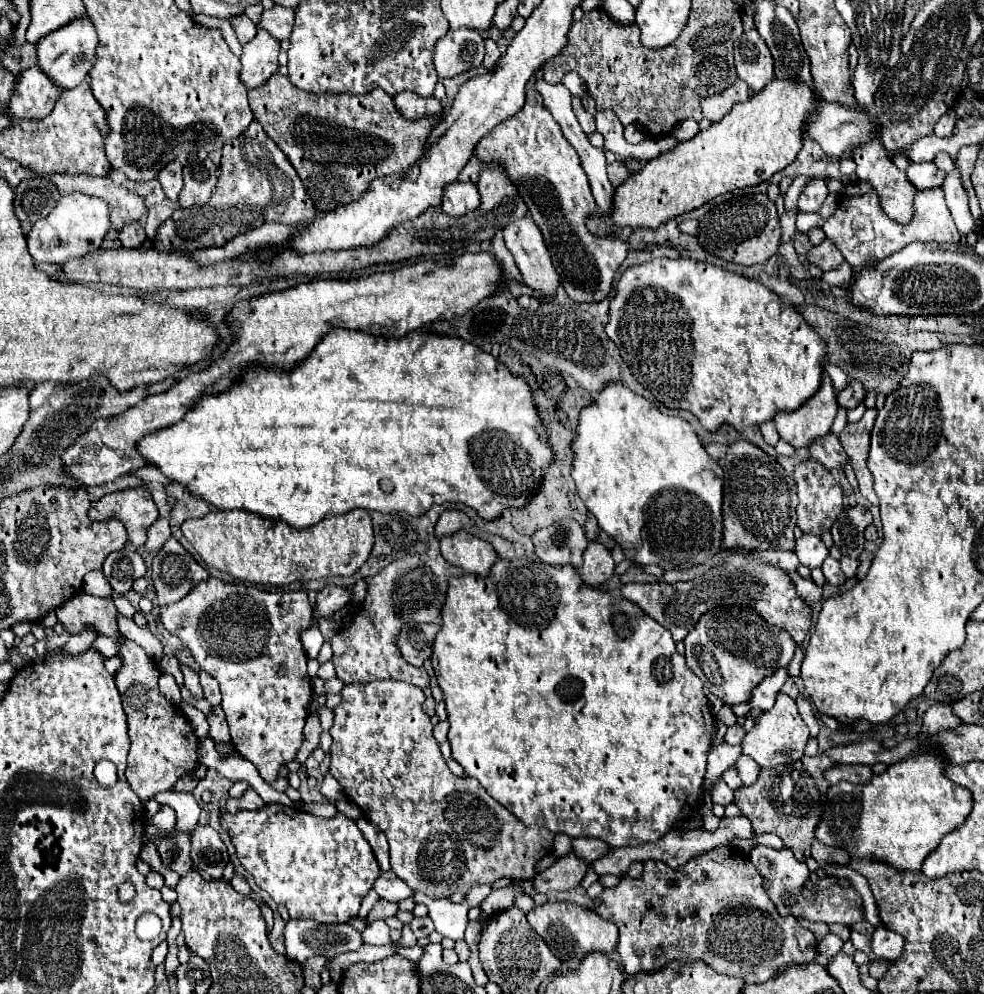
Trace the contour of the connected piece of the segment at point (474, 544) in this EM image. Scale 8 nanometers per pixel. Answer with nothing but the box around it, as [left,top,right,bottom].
[441,531,497,575]

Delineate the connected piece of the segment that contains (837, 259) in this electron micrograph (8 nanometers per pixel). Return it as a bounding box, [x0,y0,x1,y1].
[807,239,843,271]

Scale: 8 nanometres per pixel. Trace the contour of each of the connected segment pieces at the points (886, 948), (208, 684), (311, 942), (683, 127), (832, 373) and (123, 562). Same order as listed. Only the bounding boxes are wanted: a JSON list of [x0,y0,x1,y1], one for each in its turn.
[[873,927,905,961],[199,671,221,705],[285,921,363,963],[671,119,699,143],[825,365,847,391],[103,549,147,595]]

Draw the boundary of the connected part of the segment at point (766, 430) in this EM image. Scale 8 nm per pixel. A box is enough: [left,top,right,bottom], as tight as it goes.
[759,421,779,445]

